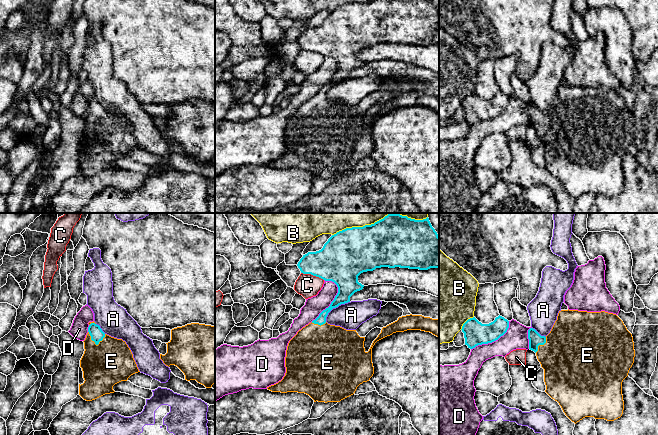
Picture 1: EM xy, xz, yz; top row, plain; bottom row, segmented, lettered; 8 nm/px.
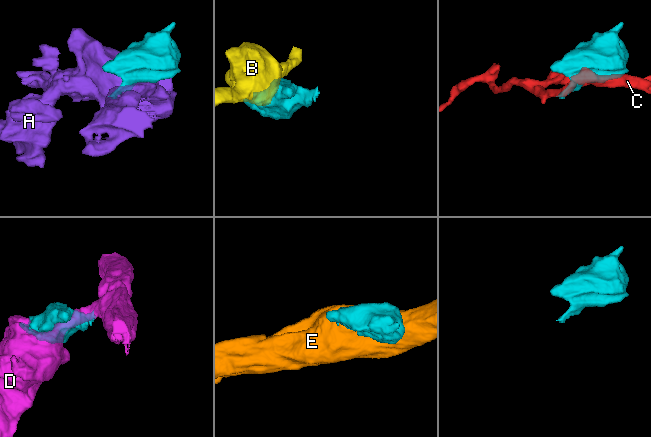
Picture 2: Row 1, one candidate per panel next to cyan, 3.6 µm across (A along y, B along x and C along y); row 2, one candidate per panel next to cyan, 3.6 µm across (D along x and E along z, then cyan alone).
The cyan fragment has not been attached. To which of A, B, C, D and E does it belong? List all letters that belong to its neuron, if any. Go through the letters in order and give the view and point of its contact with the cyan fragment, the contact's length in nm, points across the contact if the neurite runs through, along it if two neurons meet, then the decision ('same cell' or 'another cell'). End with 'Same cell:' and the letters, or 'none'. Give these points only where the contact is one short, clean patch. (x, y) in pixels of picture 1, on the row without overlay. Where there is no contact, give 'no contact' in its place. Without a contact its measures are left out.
A: contact xz (334, 83); length 260 nm; another cell
B: contact yz (465, 98); length 160 nm; another cell
C: contact xz (312, 50); length 200 nm; another cell
D: contact xz (331, 78); length 380 nm; another cell
E: contact xy (94, 117); length 150 nm; way xy (96, 109), (94, 117), (111, 137); same cell
Same cell: E

